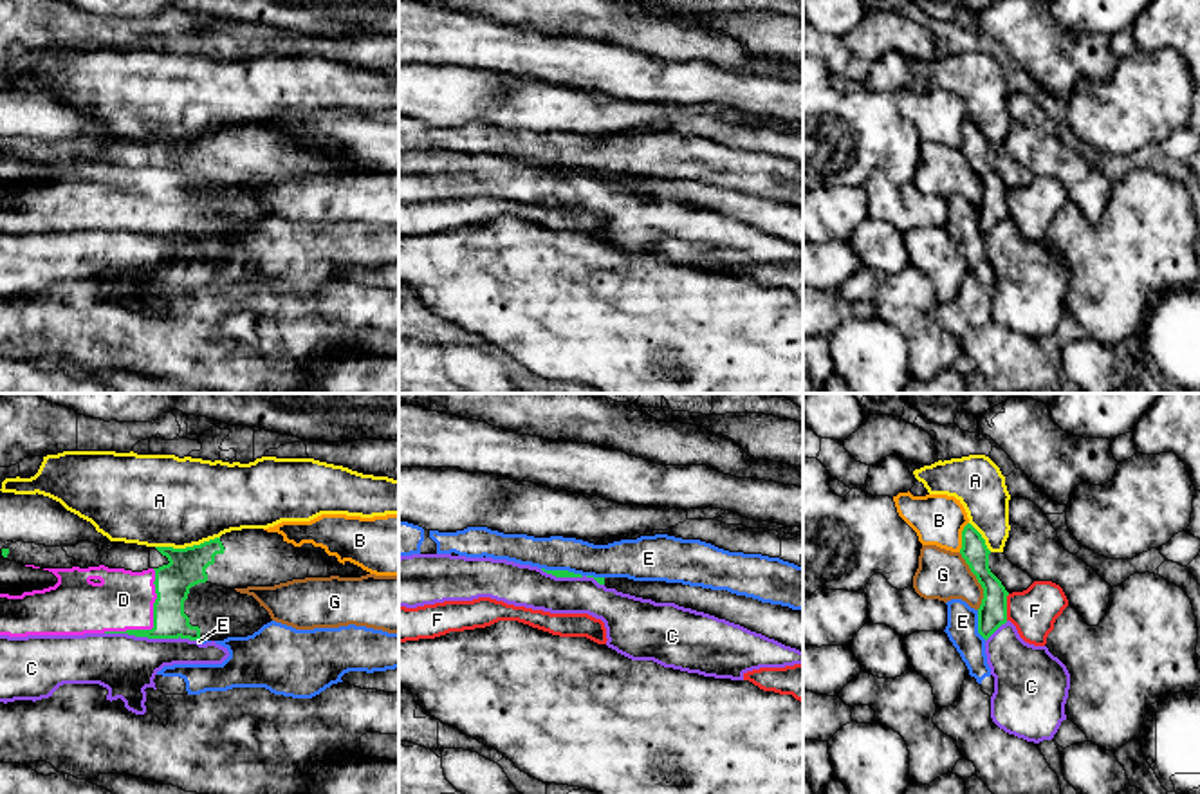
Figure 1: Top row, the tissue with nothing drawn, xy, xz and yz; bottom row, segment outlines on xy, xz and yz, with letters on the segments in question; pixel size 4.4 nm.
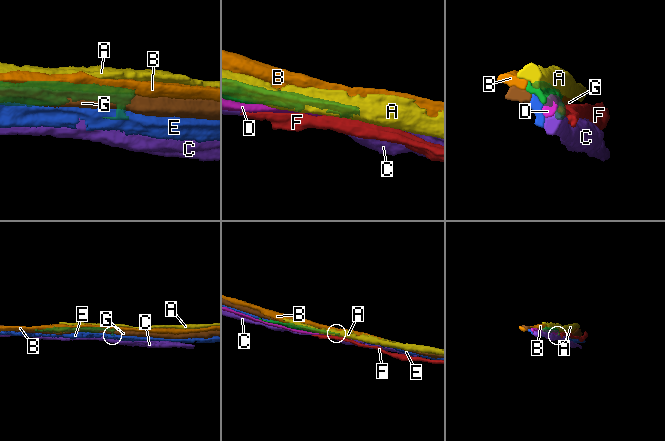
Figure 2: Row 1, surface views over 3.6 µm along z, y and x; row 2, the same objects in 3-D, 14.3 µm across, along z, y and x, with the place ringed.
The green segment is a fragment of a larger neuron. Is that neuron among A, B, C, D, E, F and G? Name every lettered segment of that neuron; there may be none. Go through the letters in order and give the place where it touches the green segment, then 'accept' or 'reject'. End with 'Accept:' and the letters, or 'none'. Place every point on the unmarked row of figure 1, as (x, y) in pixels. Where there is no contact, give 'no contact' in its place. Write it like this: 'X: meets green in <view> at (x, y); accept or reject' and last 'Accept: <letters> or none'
A: meets green in xy at (186, 143); reject
B: meets green in yz at (962, 132); reject
C: meets green in xy at (152, 233); reject
D: meets green in xy at (154, 219); accept
E: meets green in xz at (562, 166); reject
F: meets green in yz at (1006, 203); reject
G: meets green in yz at (978, 177); reject
Accept: D

